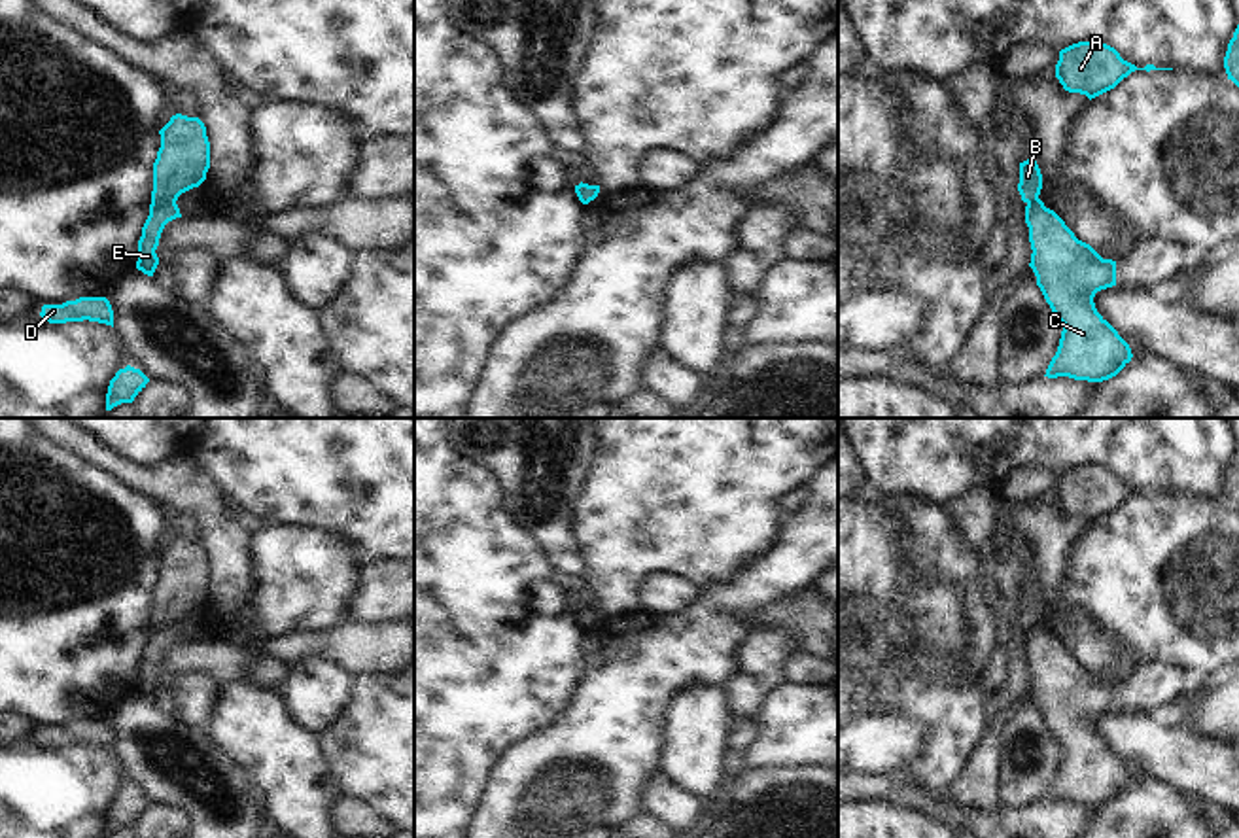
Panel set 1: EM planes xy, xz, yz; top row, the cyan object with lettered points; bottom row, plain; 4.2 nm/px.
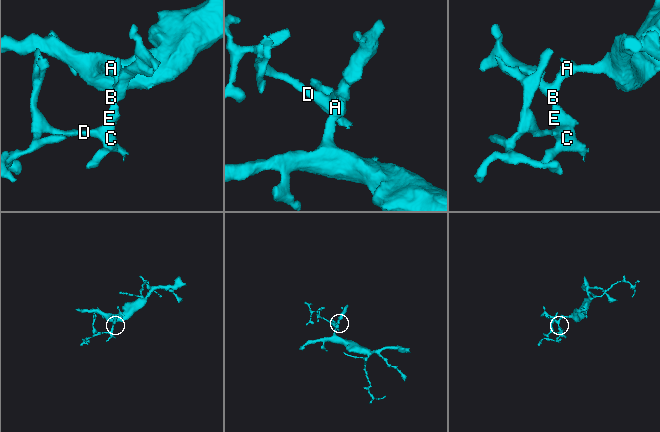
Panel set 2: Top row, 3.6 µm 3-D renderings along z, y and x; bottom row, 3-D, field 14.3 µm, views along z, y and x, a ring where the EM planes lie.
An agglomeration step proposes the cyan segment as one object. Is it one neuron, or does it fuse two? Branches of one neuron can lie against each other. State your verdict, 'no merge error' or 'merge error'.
merge error

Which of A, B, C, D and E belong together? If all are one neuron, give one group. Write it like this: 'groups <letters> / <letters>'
groups A B / C D E

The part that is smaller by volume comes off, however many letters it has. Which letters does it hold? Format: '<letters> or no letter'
C, D, E

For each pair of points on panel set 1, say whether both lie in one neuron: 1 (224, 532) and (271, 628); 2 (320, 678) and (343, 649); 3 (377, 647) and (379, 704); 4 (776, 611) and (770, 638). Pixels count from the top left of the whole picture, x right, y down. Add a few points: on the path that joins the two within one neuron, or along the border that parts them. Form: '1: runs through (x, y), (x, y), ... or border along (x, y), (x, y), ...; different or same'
1: border along (252, 547), (254, 591), (250, 611), (260, 636); different
2: border along (292, 664), (322, 657), (341, 664), (354, 676); different
3: border along (356, 674), (394, 676); different
4: border along (753, 625), (782, 623), (795, 634), (802, 649); different

